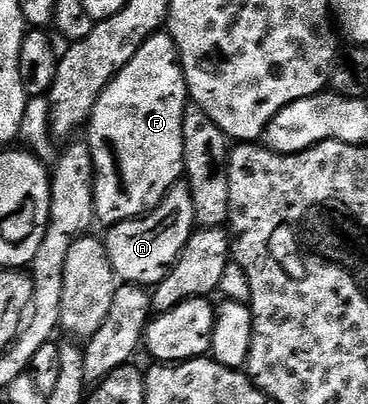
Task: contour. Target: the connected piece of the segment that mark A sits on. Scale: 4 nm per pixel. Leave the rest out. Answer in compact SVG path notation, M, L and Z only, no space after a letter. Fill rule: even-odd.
M175 186L154 211L137 220L125 220L113 225L107 231L110 233L104 236L104 243L119 281L157 286L182 257L182 251L195 230L194 203L189 187Z

